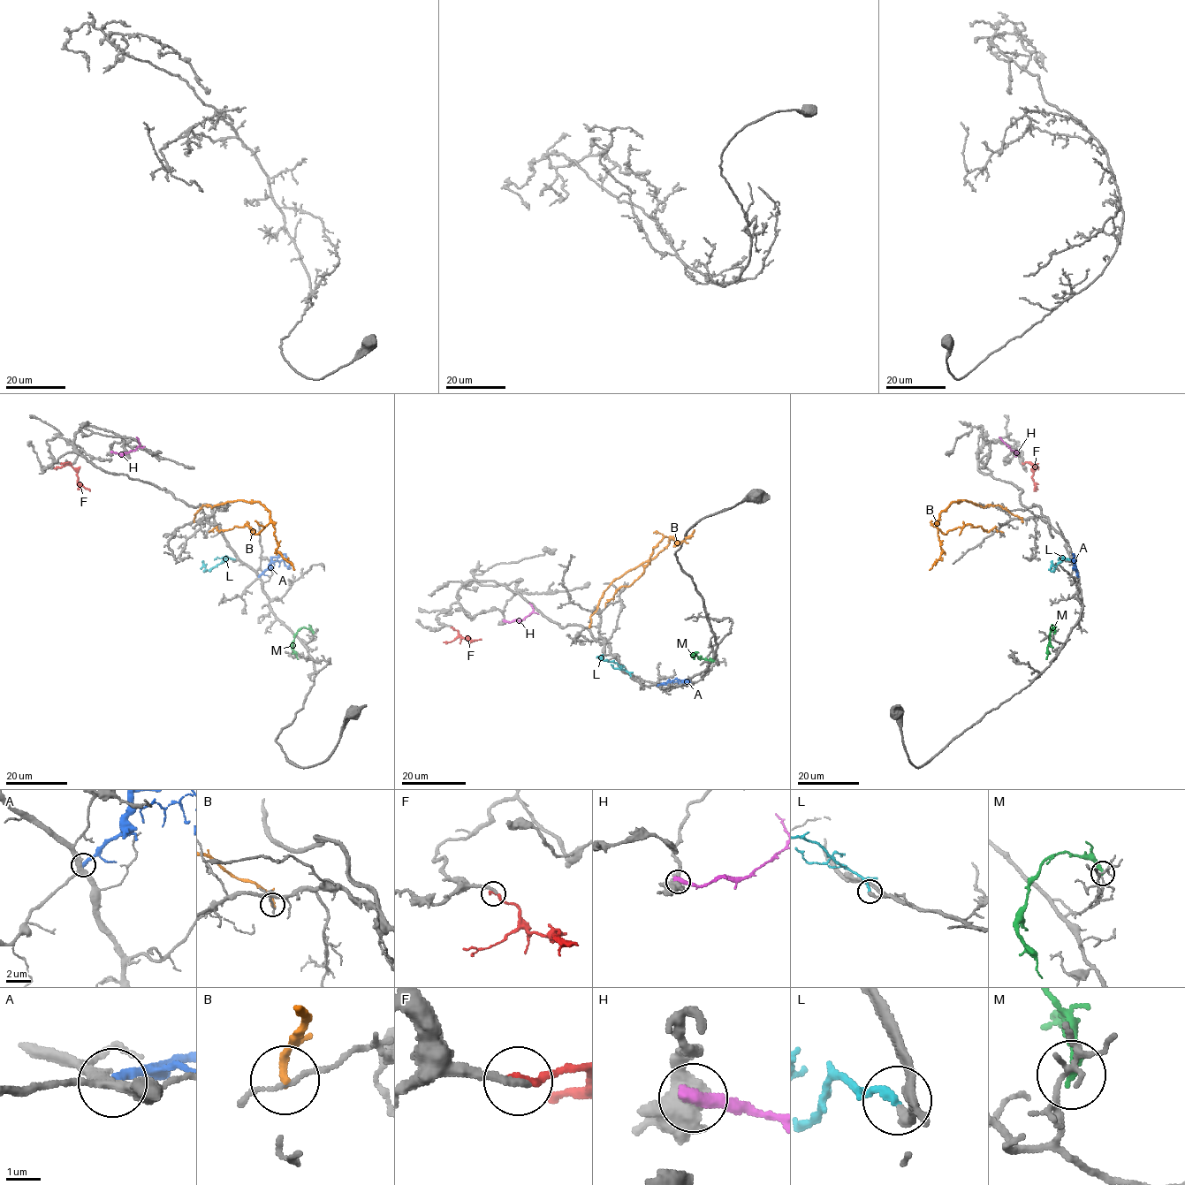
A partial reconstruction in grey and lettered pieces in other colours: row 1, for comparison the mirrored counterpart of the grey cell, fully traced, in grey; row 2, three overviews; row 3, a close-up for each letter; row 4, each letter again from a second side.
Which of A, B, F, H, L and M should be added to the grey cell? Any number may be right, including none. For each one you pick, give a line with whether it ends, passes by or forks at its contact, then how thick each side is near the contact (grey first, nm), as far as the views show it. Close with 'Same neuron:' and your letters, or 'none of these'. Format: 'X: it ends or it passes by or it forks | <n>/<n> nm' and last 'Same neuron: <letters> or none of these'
L: it ends | 300/200 nm
Same neuron: L

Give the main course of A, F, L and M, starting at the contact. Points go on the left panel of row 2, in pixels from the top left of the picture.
A: (259, 576), (276, 560), (286, 558), (290, 567)
F: (61, 463), (68, 462), (77, 473), (77, 482), (90, 491)
L: (232, 559), (228, 558), (206, 571), (202, 560)
M: (314, 633), (304, 627), (297, 631), (292, 649), (298, 659)

